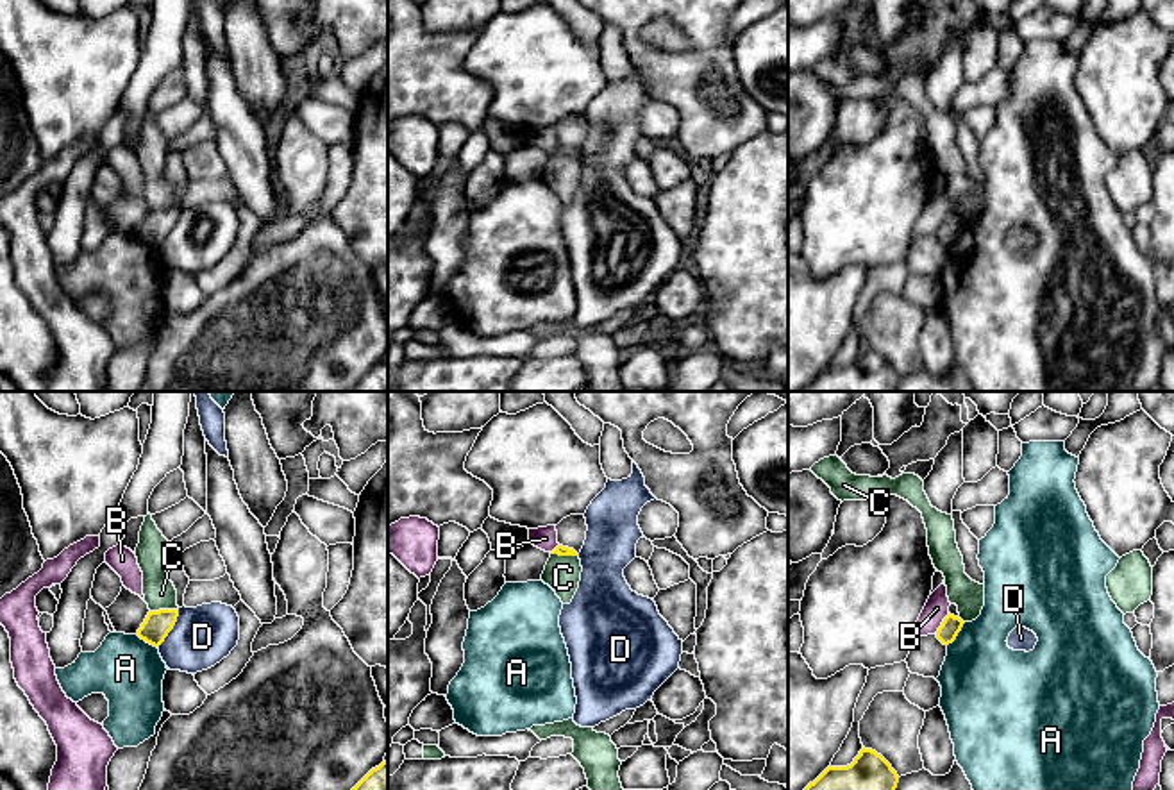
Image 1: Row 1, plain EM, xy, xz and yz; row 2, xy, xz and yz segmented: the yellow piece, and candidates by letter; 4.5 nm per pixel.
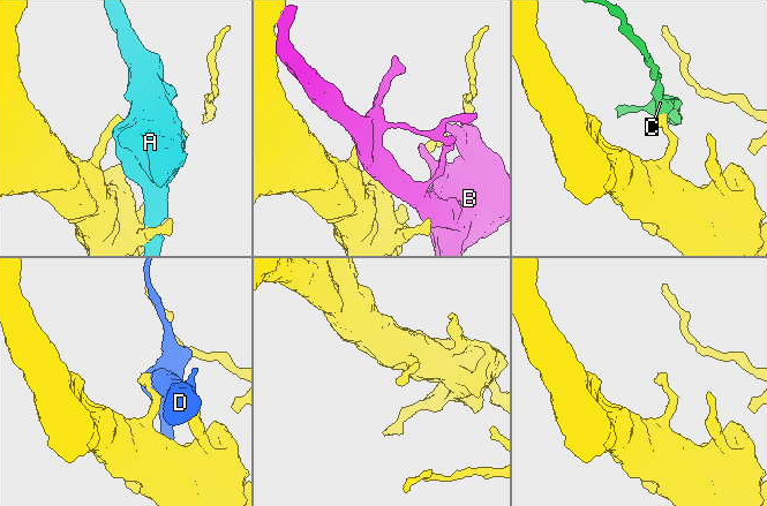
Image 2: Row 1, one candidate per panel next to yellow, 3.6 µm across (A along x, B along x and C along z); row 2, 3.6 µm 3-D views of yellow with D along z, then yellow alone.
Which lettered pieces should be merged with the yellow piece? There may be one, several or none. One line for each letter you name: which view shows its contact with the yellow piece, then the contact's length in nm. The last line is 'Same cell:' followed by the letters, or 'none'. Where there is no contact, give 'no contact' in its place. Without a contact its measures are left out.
Same cell: none

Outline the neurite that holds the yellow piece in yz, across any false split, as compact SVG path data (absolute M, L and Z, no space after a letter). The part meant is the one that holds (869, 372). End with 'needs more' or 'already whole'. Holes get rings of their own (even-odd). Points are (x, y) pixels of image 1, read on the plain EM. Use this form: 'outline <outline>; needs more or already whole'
outline M861 349L847 366L827 366L802 391L895 391L897 372L876 350Z; already whole

